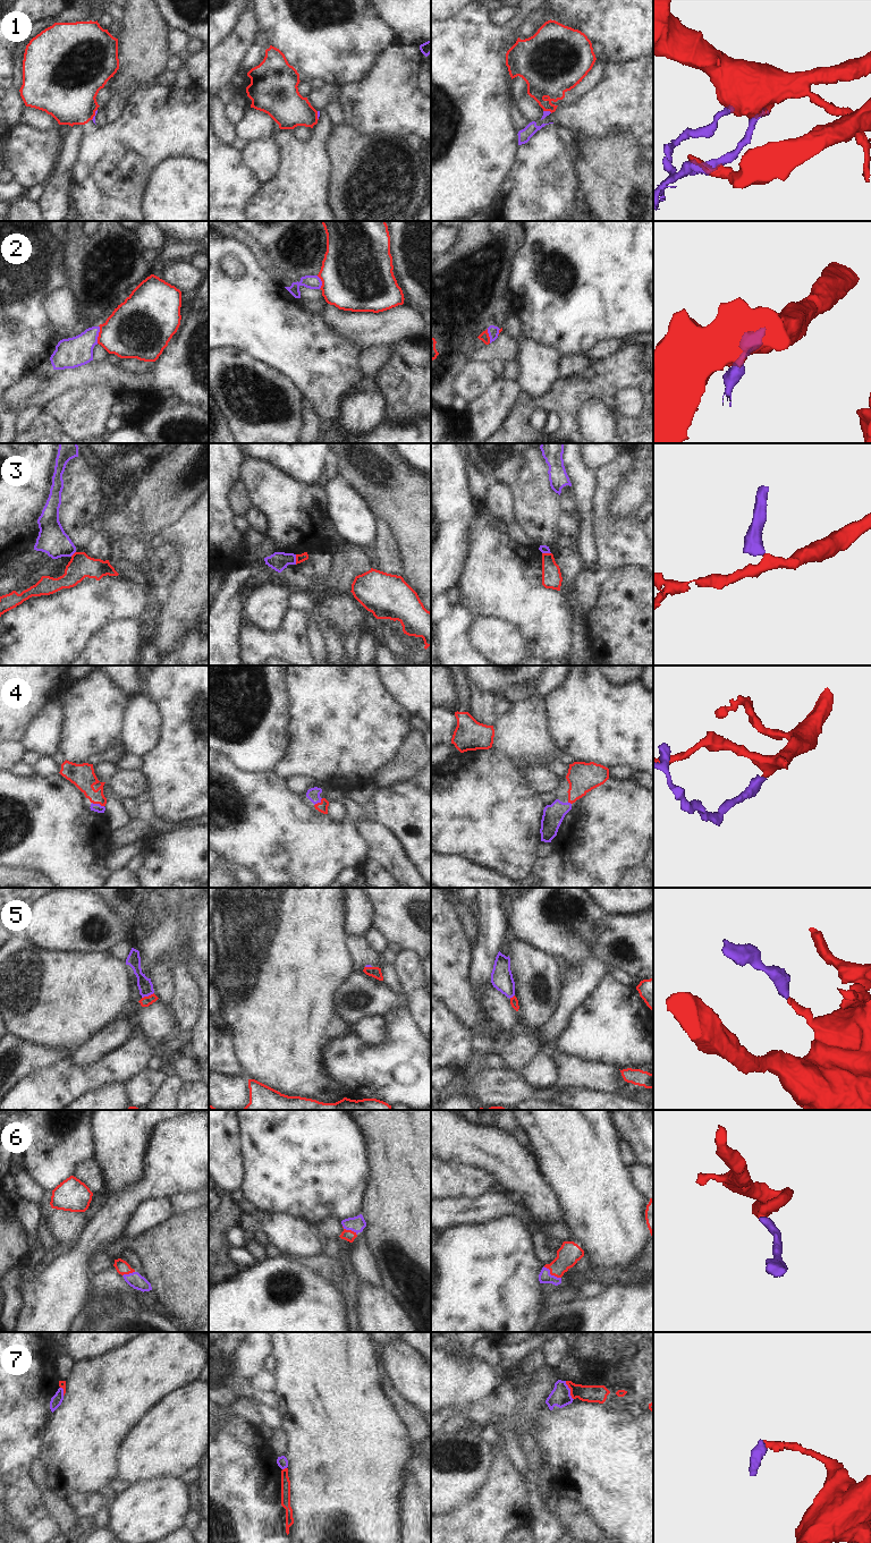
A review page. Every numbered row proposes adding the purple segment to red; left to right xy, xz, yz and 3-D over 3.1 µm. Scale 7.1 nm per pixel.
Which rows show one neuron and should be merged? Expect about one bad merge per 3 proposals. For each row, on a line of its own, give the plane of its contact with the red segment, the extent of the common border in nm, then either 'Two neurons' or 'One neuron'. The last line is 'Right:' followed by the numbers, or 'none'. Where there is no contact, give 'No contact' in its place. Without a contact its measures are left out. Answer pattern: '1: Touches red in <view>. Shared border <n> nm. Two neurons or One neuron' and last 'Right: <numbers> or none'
1: Touches red in xy. Shared border 90 nm. Two neurons
2: Touches red in xy. Shared border 130 nm. Two neurons
3: Touches red in xz. Shared border 70 nm. Two neurons
4: Touches red in xy. Shared border 90 nm. One neuron
5: Touches red in xy. Shared border 100 nm. One neuron
6: Touches red in yz. Shared border 150 nm. One neuron
7: Touches red in yz. Shared border 150 nm. Two neurons
Right: 4, 5, 6.

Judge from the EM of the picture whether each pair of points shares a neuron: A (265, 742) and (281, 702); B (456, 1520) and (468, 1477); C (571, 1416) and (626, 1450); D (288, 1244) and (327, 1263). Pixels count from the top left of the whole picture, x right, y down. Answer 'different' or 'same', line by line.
A: same
B: different
C: same
D: different

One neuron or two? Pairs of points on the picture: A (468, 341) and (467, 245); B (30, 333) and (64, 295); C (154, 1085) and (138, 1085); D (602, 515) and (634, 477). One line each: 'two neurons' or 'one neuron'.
A: one neuron
B: two neurons
C: one neuron
D: two neurons

